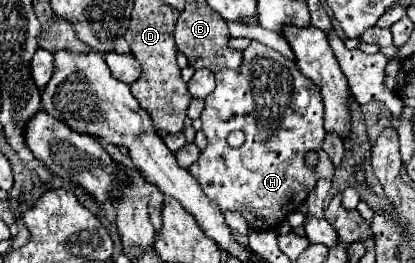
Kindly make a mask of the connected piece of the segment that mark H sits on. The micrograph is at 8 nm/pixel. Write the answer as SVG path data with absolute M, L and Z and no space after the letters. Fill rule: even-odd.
M251 39L249 47L243 51L243 63L237 71L217 71L217 87L205 97L205 109L201 113L203 133L207 137L207 147L199 159L189 167L189 173L199 181L203 193L219 205L219 209L241 213L251 227L251 231L275 231L299 205L303 205L313 191L319 177L333 179L335 167L329 163L329 155L321 149L325 129L323 129L323 99L319 87L301 75L295 61L283 57L281 53L265 47L263 43ZM231 131L243 131L245 143L239 149L227 145L227 135ZM307 151L319 153L317 171L309 171L303 157Z

